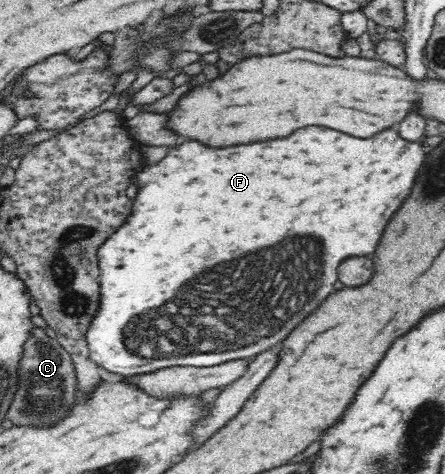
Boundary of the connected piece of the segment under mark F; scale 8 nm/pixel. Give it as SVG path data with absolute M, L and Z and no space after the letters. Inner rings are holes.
M306 127L294 131L294 135L286 139L268 139L262 143L246 143L228 149L214 149L198 141L188 141L170 149L170 153L160 163L145 165L140 169L136 175L137 195L131 207L130 219L125 219L126 223L118 227L98 248L99 307L85 335L91 360L112 373L128 377L174 366L212 367L255 357L265 349L278 347L286 333L302 319L302 315L310 315L330 293L334 293L340 263L348 257L362 257L376 251L386 223L408 197L416 173L424 165L424 159L426 153L420 143L408 143L392 129L386 129L370 139L356 139L328 127ZM276 275L280 275L276 293L268 299L254 299L254 295L266 295L266 279L276 279Z

